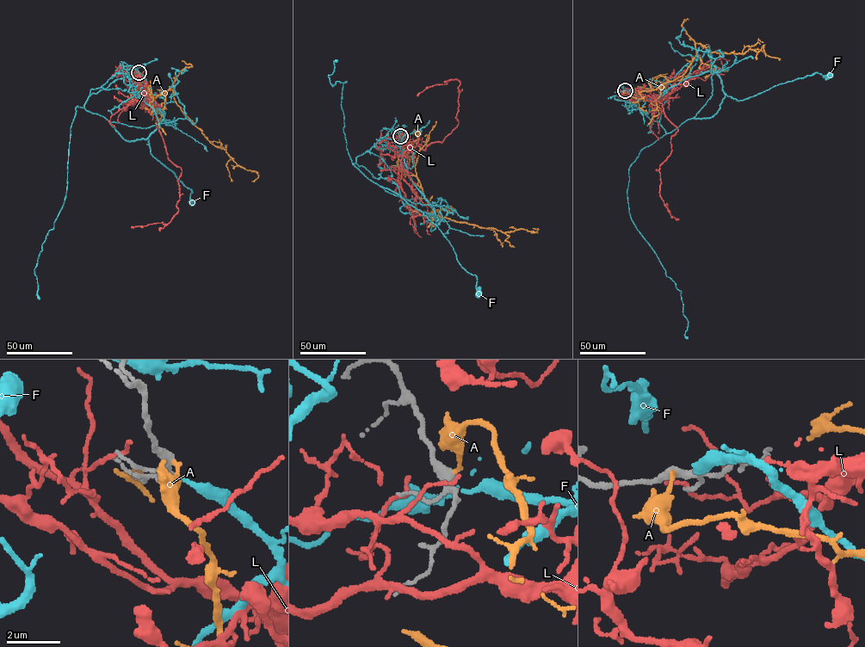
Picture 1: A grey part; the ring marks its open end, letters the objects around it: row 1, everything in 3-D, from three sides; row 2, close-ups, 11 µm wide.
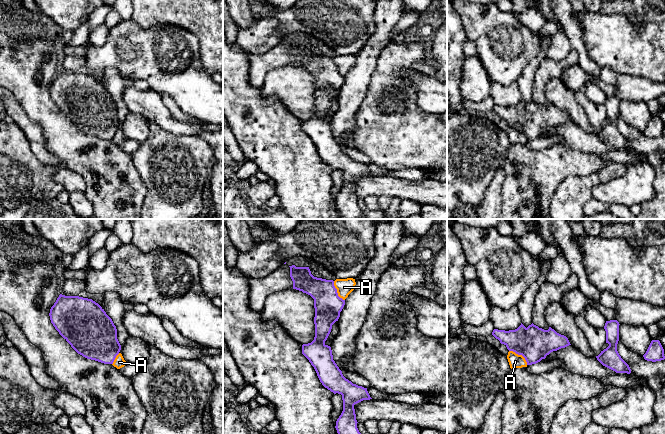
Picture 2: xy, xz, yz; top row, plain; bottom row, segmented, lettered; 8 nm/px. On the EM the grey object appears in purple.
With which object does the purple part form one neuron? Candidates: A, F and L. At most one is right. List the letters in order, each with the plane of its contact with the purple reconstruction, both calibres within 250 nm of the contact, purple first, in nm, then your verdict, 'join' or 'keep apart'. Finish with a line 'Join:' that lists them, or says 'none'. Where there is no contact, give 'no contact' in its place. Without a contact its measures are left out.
A: yz | 280/110 nm | keep apart
F: no contact | join
L: no contact | keep apart
Join: F

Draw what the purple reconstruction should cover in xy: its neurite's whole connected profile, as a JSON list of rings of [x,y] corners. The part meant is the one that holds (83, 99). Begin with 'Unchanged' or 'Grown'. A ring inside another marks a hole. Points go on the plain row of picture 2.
Unchanged. [[[60,70],[49,92],[55,105],[78,130],[113,140],[121,121],[116,102],[98,79],[88,74]]]

